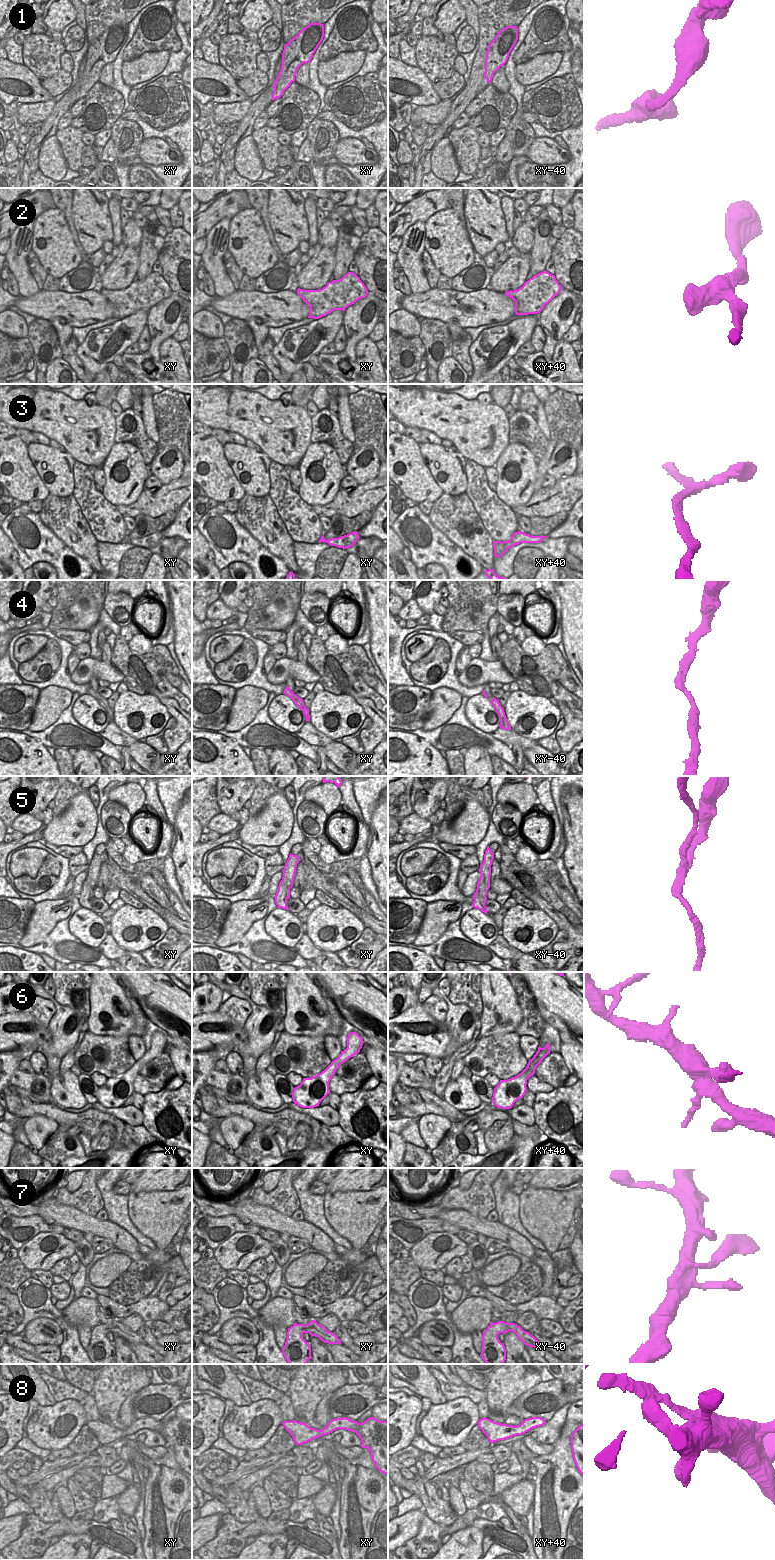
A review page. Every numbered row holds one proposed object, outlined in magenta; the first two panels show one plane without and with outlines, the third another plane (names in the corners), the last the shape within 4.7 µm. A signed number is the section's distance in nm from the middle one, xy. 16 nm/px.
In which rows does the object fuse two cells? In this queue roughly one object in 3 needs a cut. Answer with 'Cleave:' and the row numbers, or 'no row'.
Cleave: 5, 6

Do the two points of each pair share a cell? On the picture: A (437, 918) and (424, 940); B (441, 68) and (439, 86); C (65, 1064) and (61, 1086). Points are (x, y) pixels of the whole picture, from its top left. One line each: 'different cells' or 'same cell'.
A: same cell
B: different cells
C: different cells

